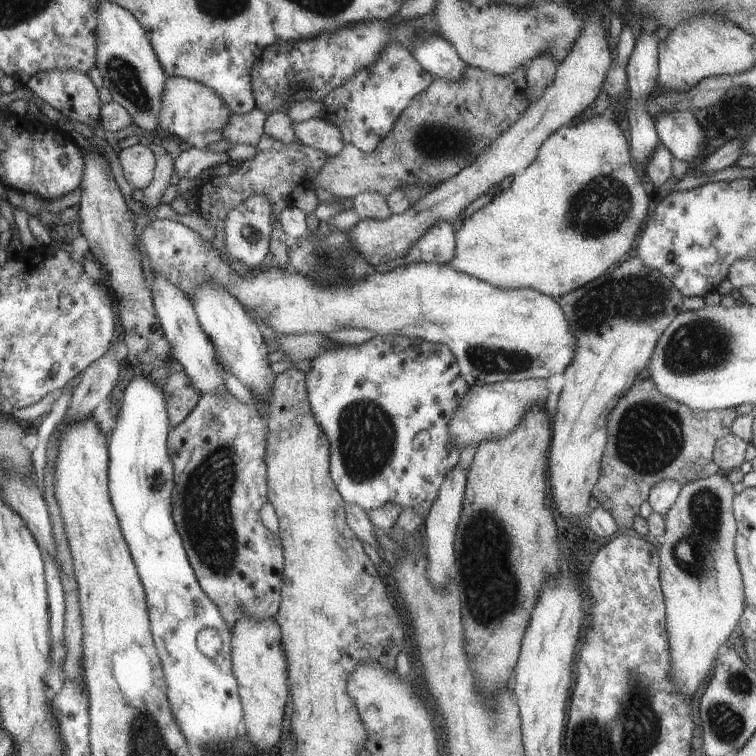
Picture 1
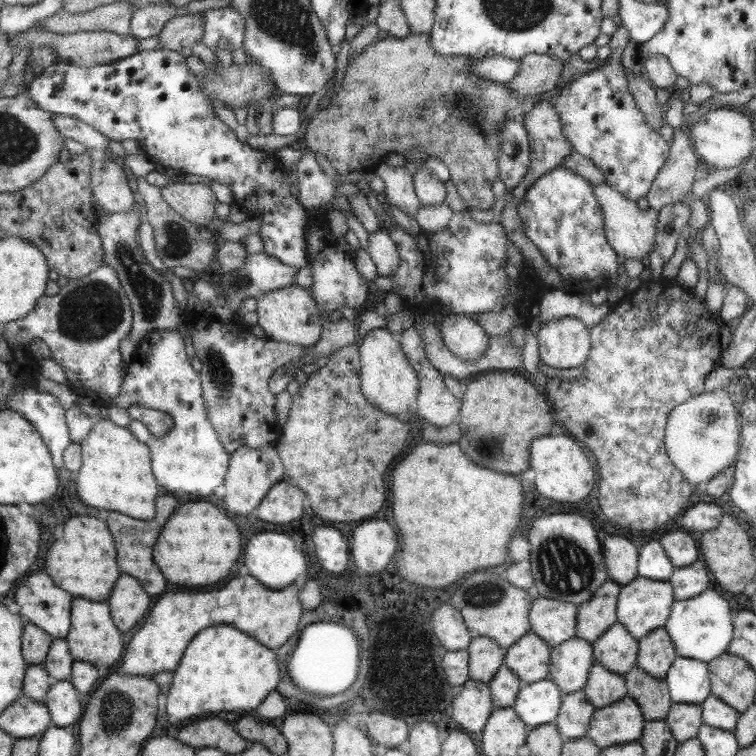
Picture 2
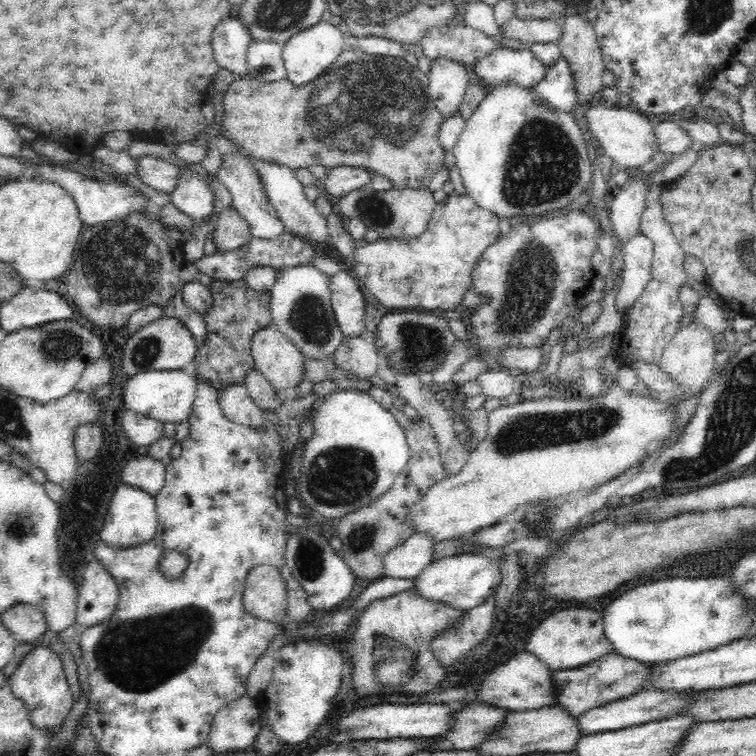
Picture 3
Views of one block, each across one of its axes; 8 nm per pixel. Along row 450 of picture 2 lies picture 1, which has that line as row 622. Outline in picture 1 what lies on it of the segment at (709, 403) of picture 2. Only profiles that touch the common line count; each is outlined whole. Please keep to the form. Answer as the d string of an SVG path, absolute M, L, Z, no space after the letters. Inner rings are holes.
M719 472L680 485L673 504L665 511L662 534L664 540L659 548L659 560L663 568L659 568L659 572L663 572L662 590L663 596L667 596L667 632L671 632L671 678L682 695L683 692L693 694L701 684L715 660L715 650L731 634L745 606L742 576L733 554L736 520L733 520L731 514L731 498L731 482L725 474Z

